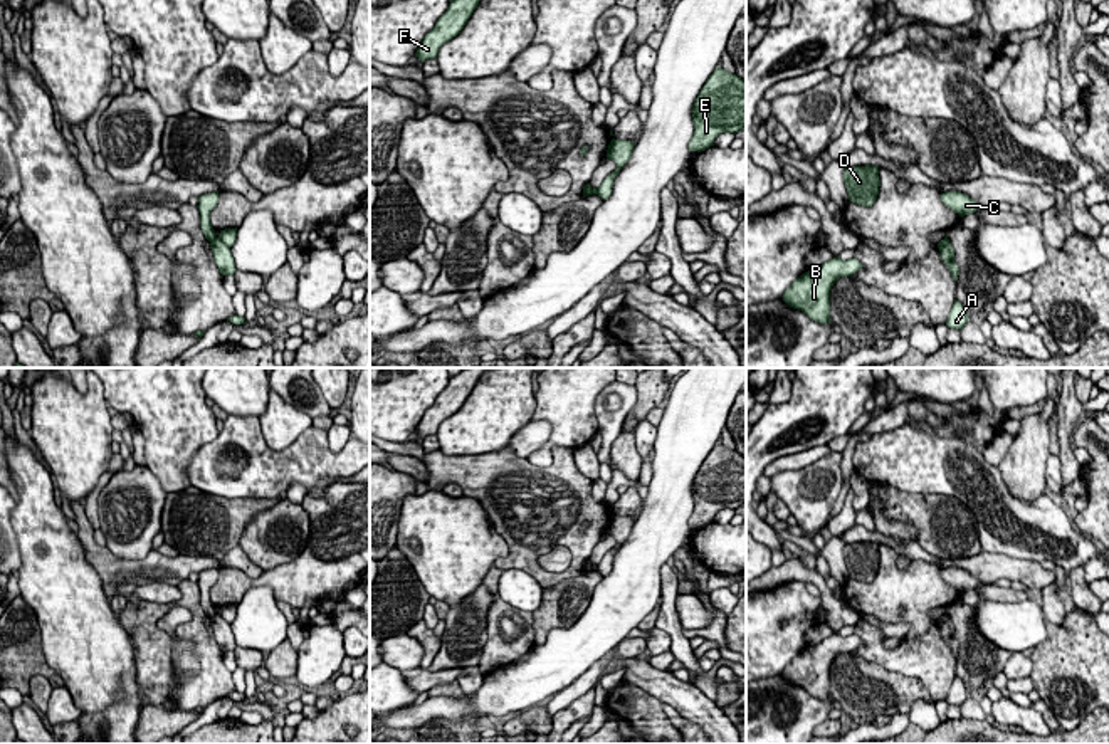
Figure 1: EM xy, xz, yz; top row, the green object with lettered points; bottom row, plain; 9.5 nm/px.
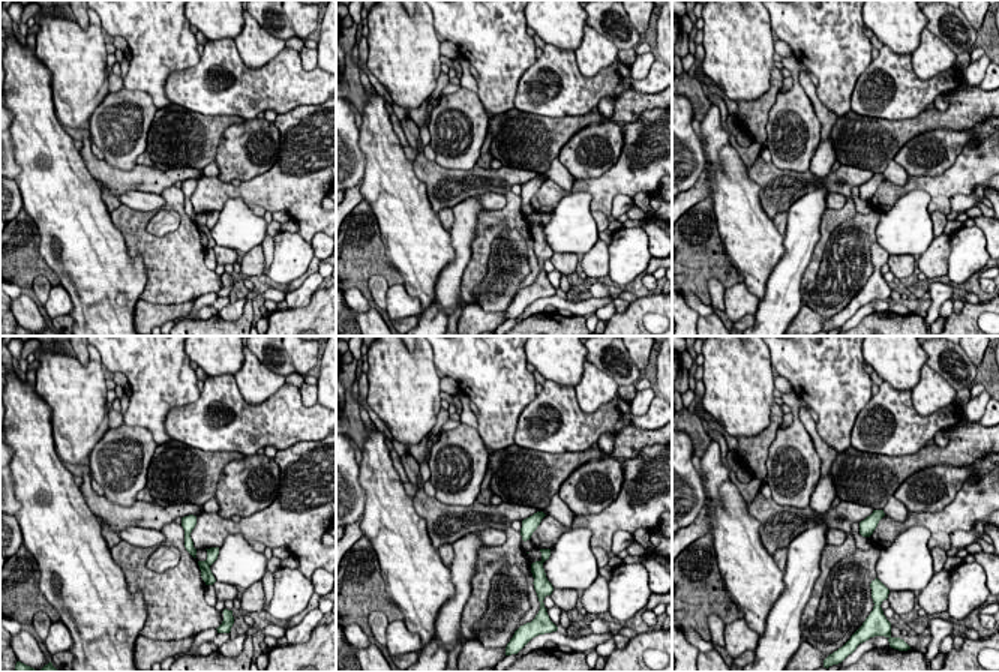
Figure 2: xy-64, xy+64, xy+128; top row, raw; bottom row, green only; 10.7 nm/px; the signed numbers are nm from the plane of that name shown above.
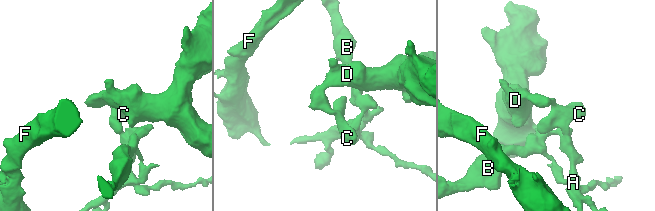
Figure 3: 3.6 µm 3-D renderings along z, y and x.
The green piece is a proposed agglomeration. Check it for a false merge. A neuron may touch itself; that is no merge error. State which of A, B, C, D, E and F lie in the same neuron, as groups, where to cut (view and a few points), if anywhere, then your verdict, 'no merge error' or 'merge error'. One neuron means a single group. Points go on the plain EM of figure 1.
A F / B C D E; cut in xy along (217, 613), (210, 620); merge error

